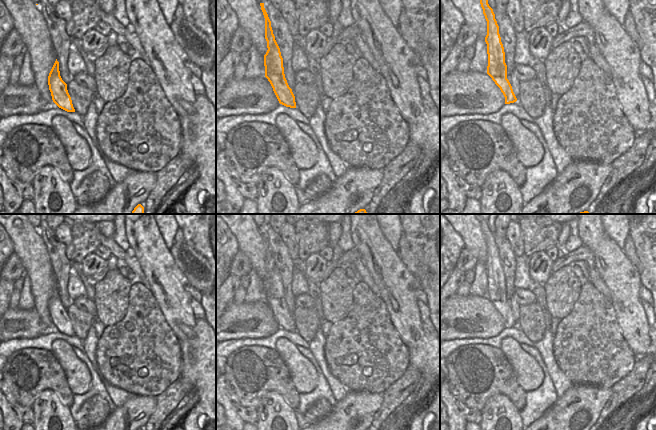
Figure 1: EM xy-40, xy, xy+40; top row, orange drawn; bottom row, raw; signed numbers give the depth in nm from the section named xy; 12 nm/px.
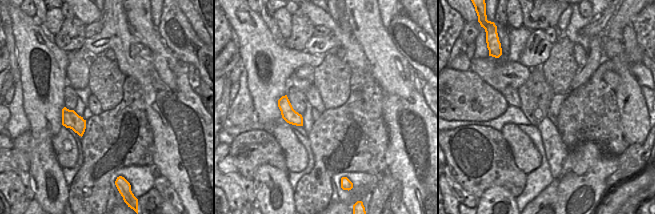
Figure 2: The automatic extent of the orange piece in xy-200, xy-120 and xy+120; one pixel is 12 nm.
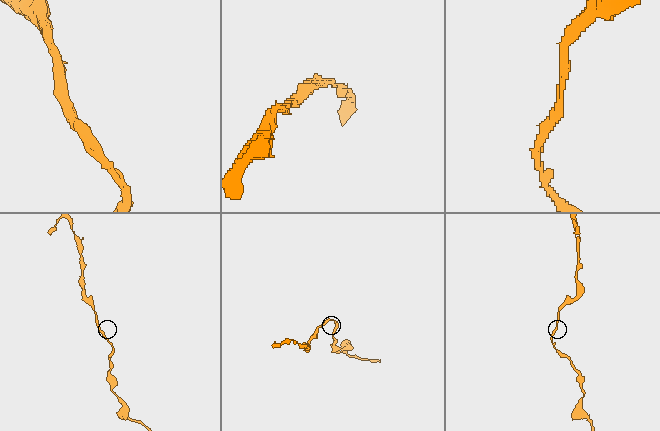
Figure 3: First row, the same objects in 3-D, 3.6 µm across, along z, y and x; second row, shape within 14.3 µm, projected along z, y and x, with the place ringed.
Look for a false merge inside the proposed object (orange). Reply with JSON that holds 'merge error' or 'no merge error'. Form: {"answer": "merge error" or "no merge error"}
{"answer": "no merge error"}

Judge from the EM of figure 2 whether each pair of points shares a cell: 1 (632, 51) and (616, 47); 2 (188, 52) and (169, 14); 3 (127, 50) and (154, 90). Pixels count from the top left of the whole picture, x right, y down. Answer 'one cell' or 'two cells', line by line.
1: two cells
2: one cell
3: one cell

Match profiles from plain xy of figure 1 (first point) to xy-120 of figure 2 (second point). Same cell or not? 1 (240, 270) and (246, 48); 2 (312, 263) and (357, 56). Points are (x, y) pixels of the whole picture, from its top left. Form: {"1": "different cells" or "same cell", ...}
{"1": "different cells", "2": "same cell"}

